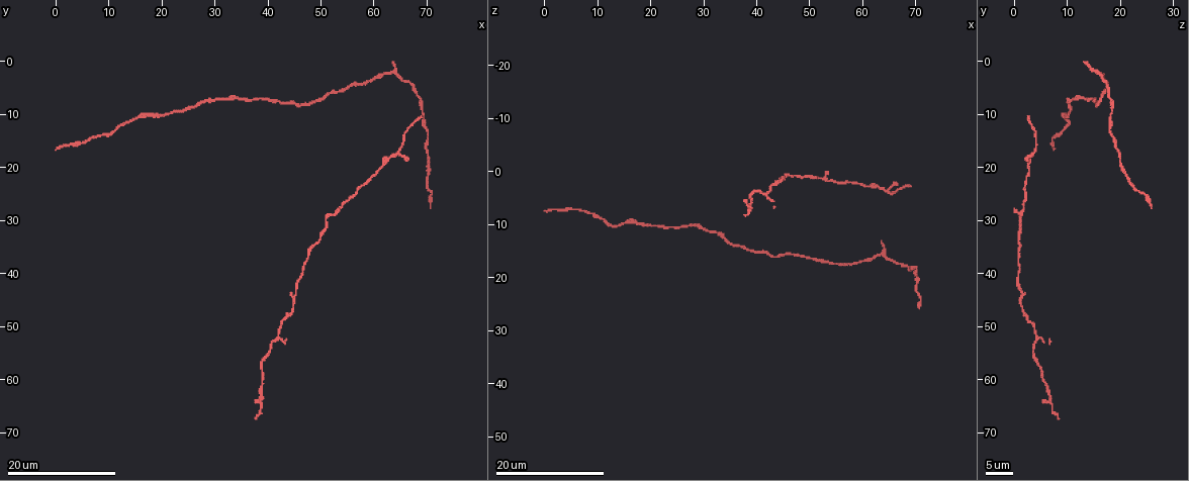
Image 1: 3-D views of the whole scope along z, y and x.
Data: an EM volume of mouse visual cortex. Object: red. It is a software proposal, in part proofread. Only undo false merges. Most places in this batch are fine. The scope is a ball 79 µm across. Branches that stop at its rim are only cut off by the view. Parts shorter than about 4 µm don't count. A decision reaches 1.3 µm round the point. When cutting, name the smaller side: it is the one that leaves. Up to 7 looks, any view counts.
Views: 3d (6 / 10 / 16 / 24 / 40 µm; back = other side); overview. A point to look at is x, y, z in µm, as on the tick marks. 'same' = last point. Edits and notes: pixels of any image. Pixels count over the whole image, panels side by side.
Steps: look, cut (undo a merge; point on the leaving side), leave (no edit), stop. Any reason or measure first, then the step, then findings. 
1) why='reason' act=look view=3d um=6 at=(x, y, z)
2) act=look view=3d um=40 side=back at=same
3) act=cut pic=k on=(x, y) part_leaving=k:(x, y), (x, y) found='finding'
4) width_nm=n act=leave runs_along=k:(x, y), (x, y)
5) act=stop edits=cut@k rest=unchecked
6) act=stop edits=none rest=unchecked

act=look view=3d um=16 at=(41.5, 7.5, 15.5)

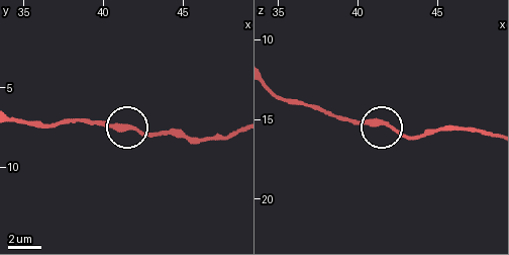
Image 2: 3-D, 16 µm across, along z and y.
why='zoom in' act=look view=3d um=6 at=(41.9, 7.7, 15.4)

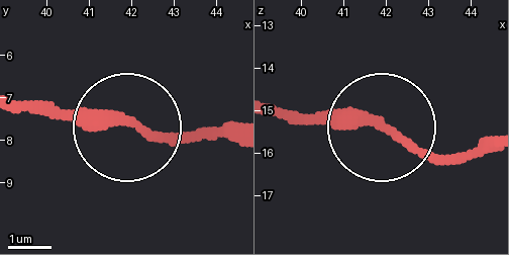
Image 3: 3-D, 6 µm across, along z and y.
act=leave runs_along=3:(483, 147), (428, 158), (374, 125), (277, 114) found='one neuron here'

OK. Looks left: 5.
why='sudden change in width' act=look view=3d um=24 at=(15.5, 10.5, 9.5)

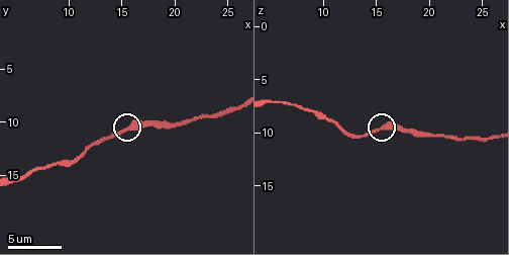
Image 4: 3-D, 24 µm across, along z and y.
act=look view=3d um=6 at=(15.2, 10.6, 9.8)

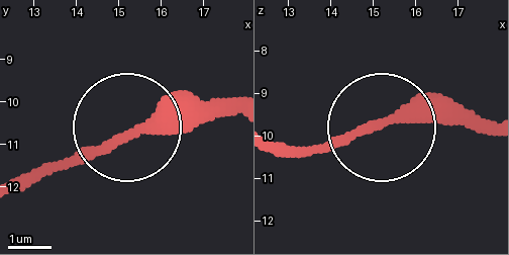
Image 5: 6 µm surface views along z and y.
act=leave runs_along=5:(231, 106), (133, 124), (39, 179) found='continuous, no second neuron'

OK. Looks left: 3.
why='sudden change in width' act=look view=3d um=16 at=(20.0, 10.4, 10.4)

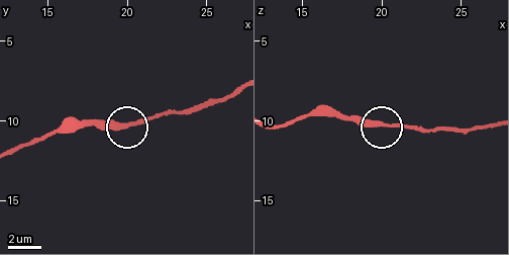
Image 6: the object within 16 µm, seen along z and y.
width_nm=280 act=leave runs_along=6:(491, 124), (413, 129), (325, 116) found='continuous, no second neuron'

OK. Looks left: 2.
why='three-way junction' act=look view=3d um=24 at=(42.0, 52.0, 4.5)

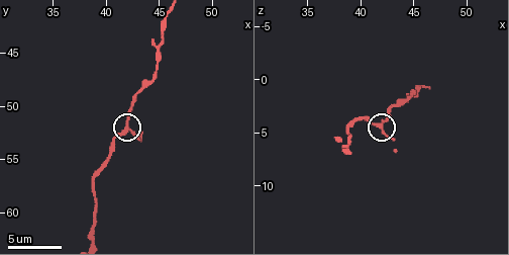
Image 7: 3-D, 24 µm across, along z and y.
why='zoom in' act=look view=3d um=10 at=(41.8, 52.2, 4.2)

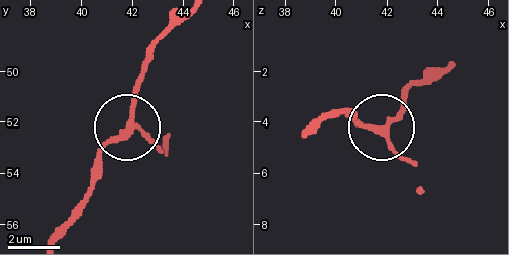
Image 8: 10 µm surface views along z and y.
act=leave runs_along=8:(177, 20), (154, 46), (129, 117), (101, 151), (95, 174) found='all the same neuron'

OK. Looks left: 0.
act=stop edits=none rest=unchecked

